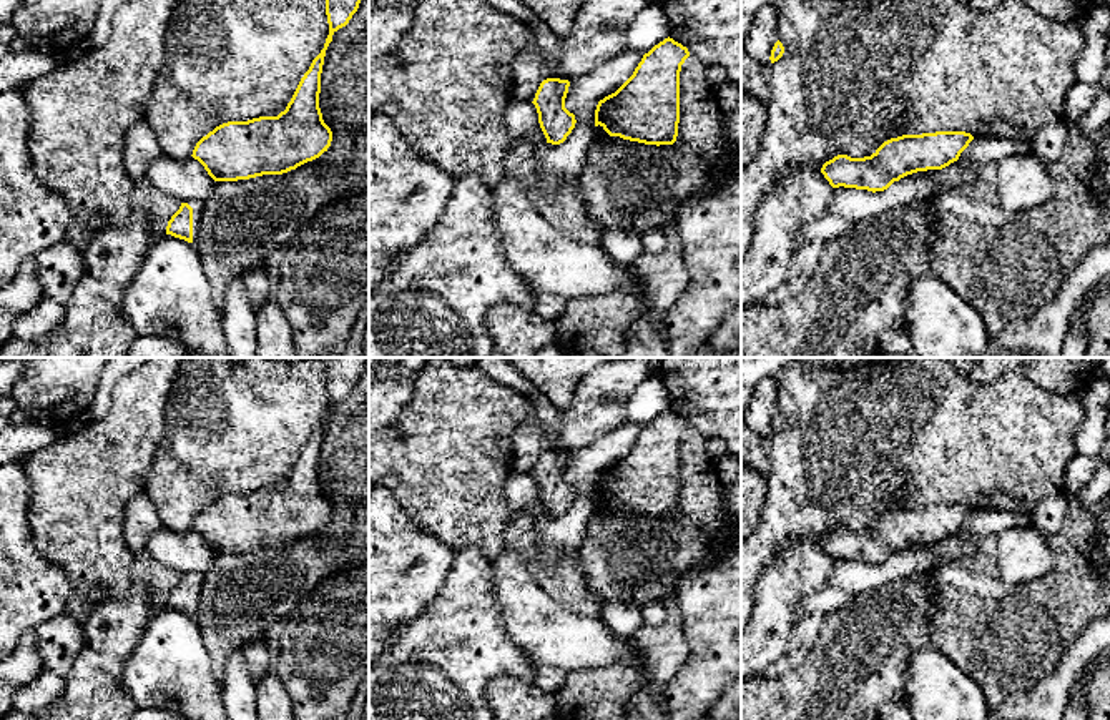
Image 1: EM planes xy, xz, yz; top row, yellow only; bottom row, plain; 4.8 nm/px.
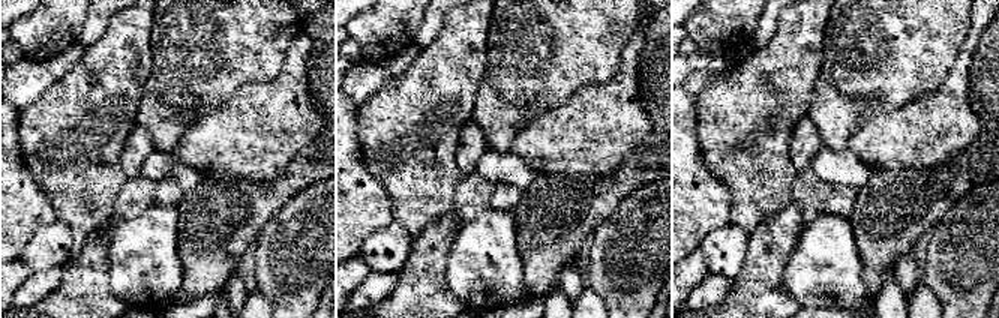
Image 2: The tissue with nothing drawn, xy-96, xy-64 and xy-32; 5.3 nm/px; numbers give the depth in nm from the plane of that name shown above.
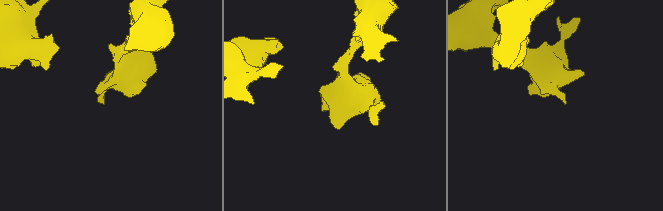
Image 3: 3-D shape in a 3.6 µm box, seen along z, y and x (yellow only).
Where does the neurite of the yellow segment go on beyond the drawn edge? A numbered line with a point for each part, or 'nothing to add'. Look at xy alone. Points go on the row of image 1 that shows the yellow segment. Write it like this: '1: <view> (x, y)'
1: xy (196, 207)

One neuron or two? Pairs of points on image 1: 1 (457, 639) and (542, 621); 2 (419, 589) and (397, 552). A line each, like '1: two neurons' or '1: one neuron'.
1: two neurons
2: one neuron

